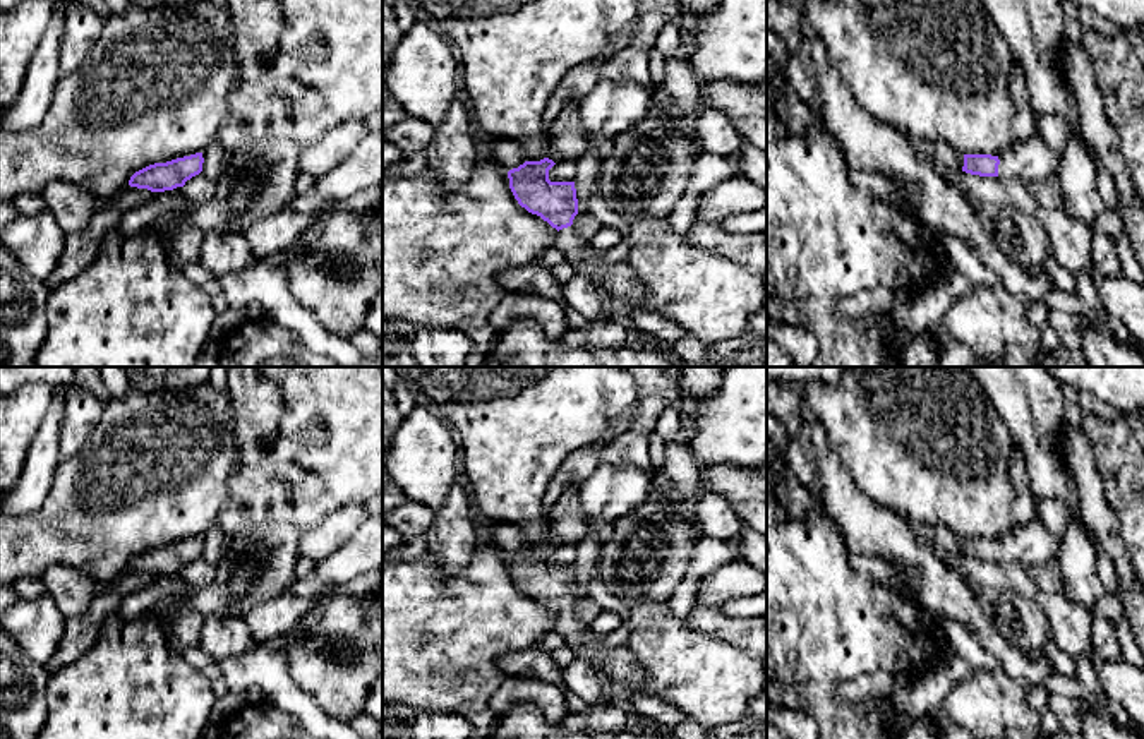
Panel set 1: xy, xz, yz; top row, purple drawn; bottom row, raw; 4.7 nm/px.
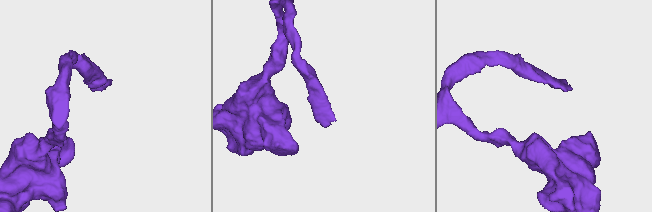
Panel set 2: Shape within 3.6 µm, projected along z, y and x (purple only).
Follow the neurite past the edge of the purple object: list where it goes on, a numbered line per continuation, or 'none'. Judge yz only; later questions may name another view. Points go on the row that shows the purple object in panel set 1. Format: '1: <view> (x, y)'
1: yz (1031, 162)

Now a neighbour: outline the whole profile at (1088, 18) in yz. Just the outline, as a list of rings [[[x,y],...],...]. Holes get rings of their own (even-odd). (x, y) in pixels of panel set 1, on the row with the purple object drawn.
[[[1081,7],[1079,15],[1077,15],[1082,29],[1093,29],[1101,34],[1115,36],[1120,27],[1103,15],[1098,15],[1093,9],[1089,7]]]

